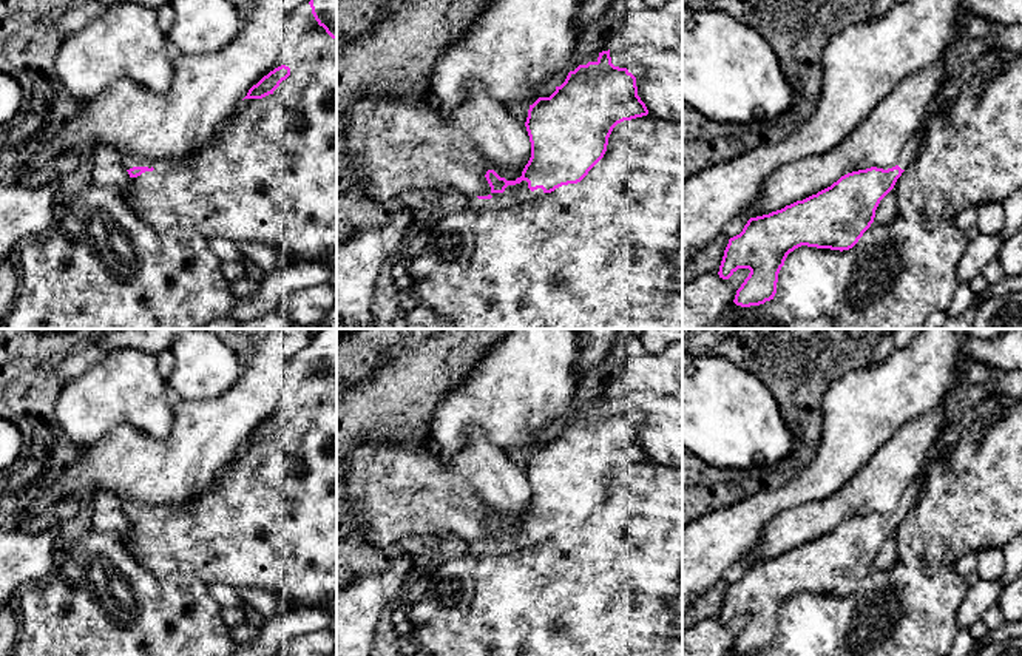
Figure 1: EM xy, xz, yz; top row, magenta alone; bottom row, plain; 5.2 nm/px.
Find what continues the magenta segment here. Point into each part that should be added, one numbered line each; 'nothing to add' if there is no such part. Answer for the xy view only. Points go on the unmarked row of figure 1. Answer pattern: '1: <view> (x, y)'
1: xy (128, 507)

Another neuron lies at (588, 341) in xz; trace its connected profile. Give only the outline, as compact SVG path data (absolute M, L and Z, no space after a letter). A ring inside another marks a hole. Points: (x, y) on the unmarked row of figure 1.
M574 329L576 343L579 349L579 360L576 366L576 378L580 380L596 369L605 355L614 347L616 340L627 329Z

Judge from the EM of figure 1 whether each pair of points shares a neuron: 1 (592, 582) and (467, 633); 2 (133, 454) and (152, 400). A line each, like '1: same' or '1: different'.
1: same
2: different

